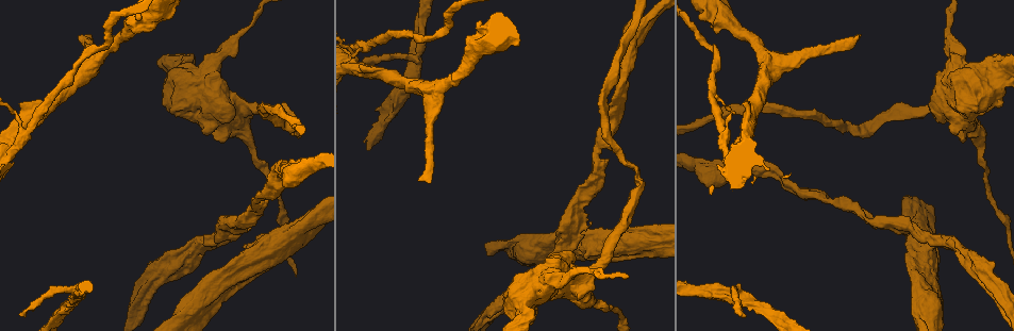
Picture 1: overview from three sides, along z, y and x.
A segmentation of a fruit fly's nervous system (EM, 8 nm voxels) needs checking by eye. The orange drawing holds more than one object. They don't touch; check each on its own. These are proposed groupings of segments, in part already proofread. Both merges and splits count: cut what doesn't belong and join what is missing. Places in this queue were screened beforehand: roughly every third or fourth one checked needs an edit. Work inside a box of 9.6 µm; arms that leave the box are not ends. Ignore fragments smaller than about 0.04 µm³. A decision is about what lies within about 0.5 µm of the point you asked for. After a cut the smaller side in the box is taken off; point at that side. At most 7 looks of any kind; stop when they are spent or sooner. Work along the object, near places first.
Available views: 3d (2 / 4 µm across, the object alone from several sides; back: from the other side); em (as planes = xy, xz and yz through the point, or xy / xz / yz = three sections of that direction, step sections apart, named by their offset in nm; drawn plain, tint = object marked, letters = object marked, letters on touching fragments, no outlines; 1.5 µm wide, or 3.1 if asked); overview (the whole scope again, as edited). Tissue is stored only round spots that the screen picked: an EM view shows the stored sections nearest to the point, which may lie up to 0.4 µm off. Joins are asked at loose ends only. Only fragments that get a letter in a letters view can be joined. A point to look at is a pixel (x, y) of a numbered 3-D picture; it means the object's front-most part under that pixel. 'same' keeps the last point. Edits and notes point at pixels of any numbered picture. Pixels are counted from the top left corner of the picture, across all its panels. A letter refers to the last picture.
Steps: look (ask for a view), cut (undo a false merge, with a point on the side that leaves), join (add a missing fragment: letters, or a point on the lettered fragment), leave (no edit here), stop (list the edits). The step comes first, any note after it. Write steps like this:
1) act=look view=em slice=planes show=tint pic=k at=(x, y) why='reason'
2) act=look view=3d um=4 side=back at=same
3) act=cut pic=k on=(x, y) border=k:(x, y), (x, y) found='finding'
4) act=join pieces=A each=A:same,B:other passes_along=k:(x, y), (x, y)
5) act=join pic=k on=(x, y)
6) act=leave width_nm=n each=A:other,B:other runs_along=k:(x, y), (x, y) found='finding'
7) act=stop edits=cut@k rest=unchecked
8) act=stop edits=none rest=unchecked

act=look view=3d um=2 pic=1 at=(745, 317) why='an open end'

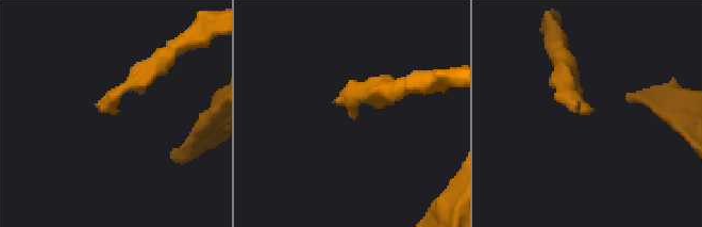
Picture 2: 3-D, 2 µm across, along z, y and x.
act=look view=em slice=planes show=plain pic=2 at=(116, 114) why='need the tissue'

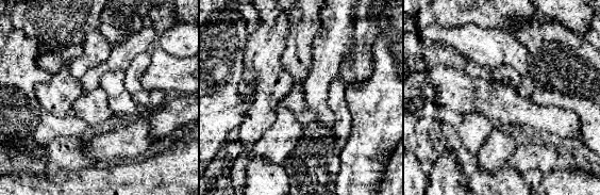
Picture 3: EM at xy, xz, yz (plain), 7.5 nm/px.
act=look view=em slice=planes show=letters at=same

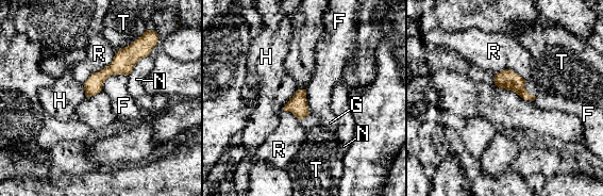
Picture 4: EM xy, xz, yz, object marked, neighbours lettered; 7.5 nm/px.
act=leave longest_contact=R:340nm each=F:other,G:other,H:other,N:other,R:other,T:other runs_along=4:(139, 55), (109, 70), (88, 94) found='none of them fits'

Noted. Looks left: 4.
act=look view=em slice=planes show=tint pic=1 at=(965, 261) why='a fork'

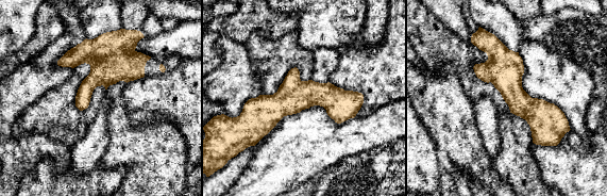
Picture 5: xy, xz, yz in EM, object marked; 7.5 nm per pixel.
act=look view=em slice=planes show=letters at=same

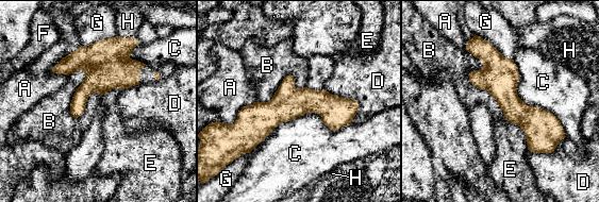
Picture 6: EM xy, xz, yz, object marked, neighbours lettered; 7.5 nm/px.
act=leave each=A:other,B:other,C:other,D:other,E:other,F:other,G:other,H:other runs_along=6:(481, 43), (545, 150) found='one neuron here'

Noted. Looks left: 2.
act=stop edits=none rest=unchecked

